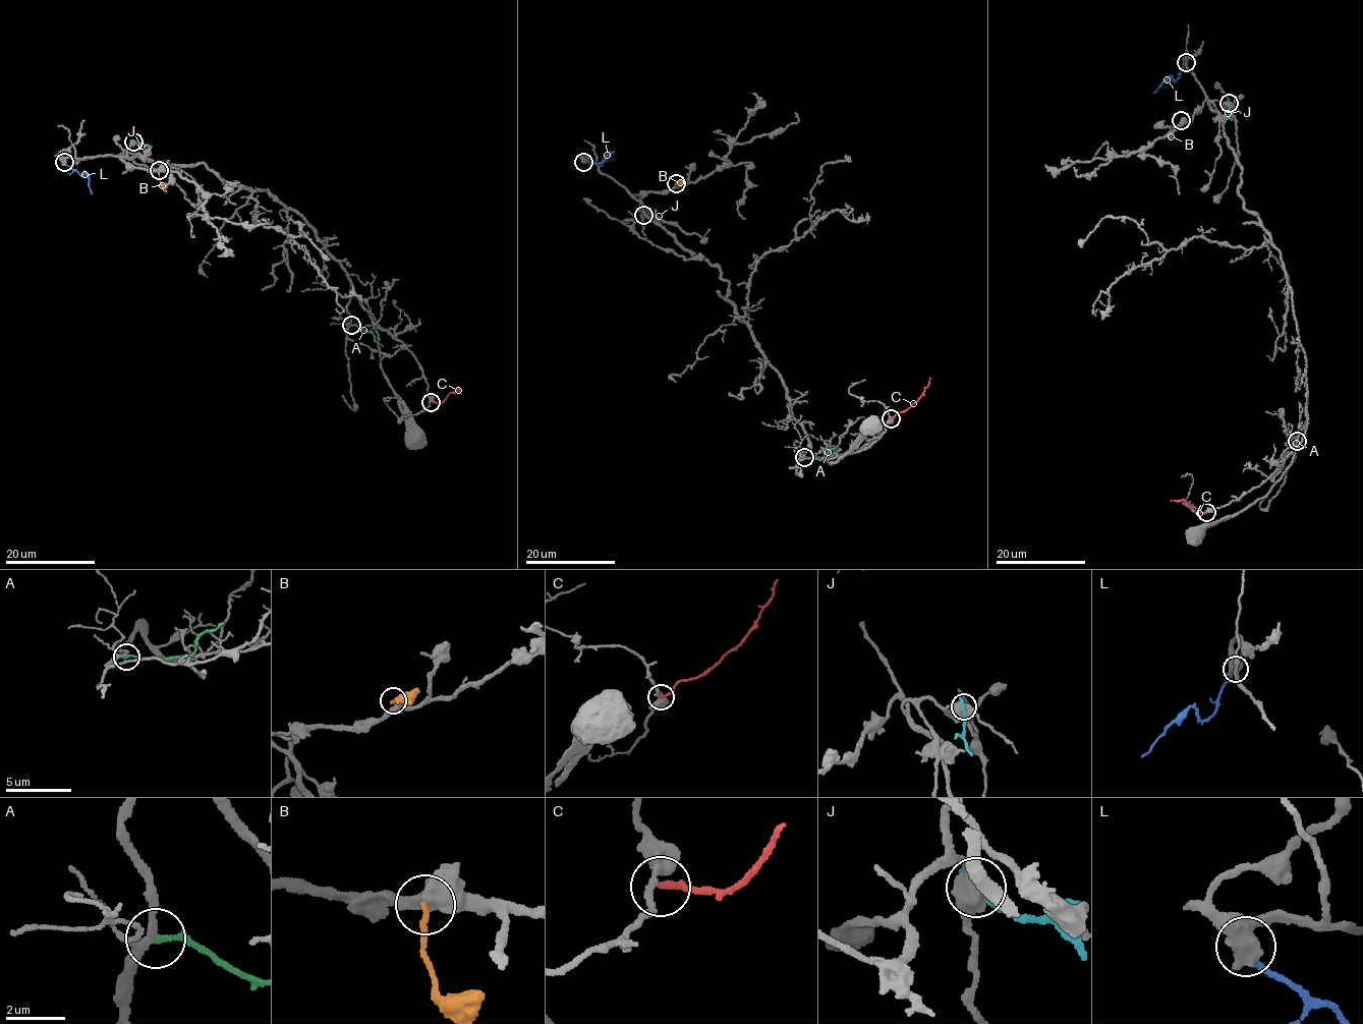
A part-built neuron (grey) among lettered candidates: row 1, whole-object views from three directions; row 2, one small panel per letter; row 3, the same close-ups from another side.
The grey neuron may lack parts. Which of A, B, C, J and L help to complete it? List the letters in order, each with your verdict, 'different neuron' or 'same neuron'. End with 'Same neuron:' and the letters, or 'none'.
A: different neuron
B: different neuron
C: different neuron
J: different neuron
L: different neuron
Same neuron: none

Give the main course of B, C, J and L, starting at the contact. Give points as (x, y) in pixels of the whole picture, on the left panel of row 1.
B: (159, 170), (158, 179), (166, 191)
C: (431, 402), (440, 403), (457, 388), (461, 393)
J: (132, 141), (152, 147)
L: (63, 161), (81, 175), (84, 171), (92, 193)

